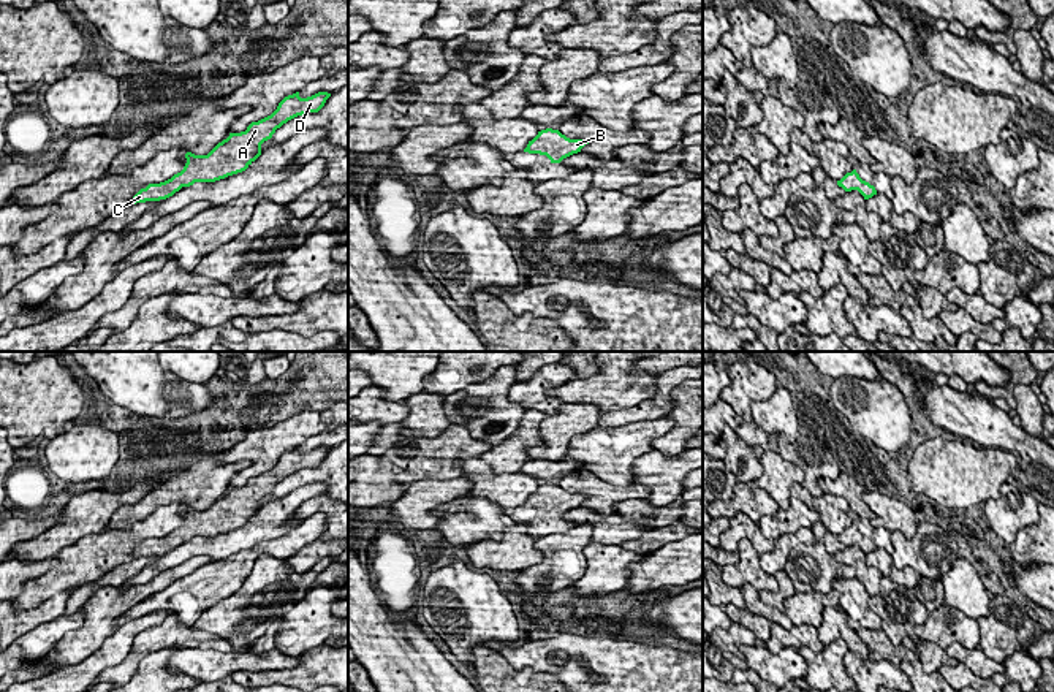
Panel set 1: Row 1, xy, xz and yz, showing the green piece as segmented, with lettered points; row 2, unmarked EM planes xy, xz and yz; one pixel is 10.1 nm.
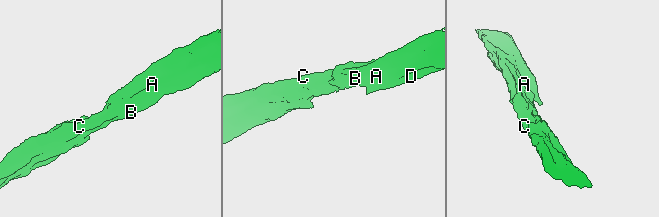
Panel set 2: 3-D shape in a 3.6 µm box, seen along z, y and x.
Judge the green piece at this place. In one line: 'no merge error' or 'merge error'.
no merge error

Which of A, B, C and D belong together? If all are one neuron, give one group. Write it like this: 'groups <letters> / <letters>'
groups A B C D

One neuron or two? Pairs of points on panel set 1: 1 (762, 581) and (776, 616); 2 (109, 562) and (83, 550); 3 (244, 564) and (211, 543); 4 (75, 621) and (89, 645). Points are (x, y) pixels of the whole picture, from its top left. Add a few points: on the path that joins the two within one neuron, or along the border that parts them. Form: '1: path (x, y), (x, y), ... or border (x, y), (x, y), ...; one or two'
1: border (741, 586), (749, 583), (758, 593); two
2: path (103, 556), (89, 555); one
3: border (266, 540), (212, 561); two
4: border (81, 626), (70, 631), (49, 651); two

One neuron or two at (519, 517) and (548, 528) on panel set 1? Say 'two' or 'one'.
one

